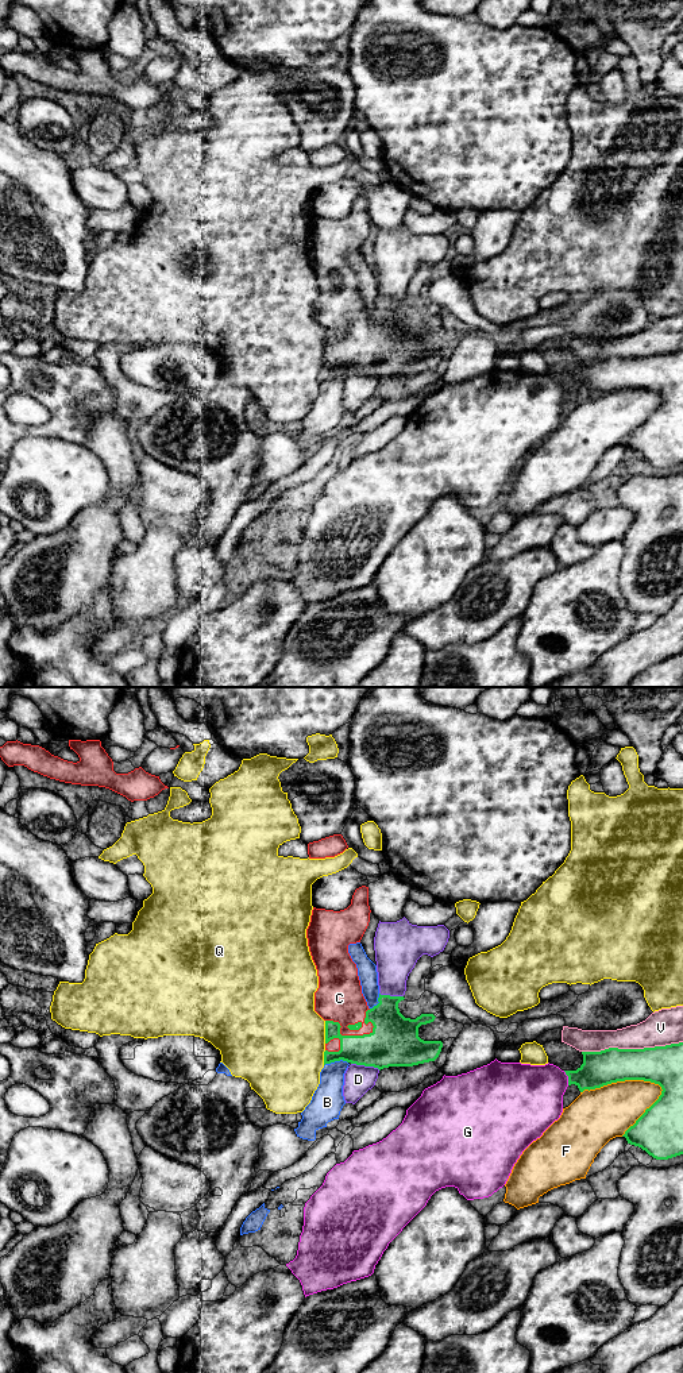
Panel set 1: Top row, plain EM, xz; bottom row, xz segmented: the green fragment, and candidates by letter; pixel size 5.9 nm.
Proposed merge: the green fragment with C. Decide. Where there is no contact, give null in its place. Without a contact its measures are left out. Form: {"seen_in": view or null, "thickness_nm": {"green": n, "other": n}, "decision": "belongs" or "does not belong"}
{"seen_in": "xz", "thickness_nm": {"green": 240, "other": 280}, "decision": "belongs"}

